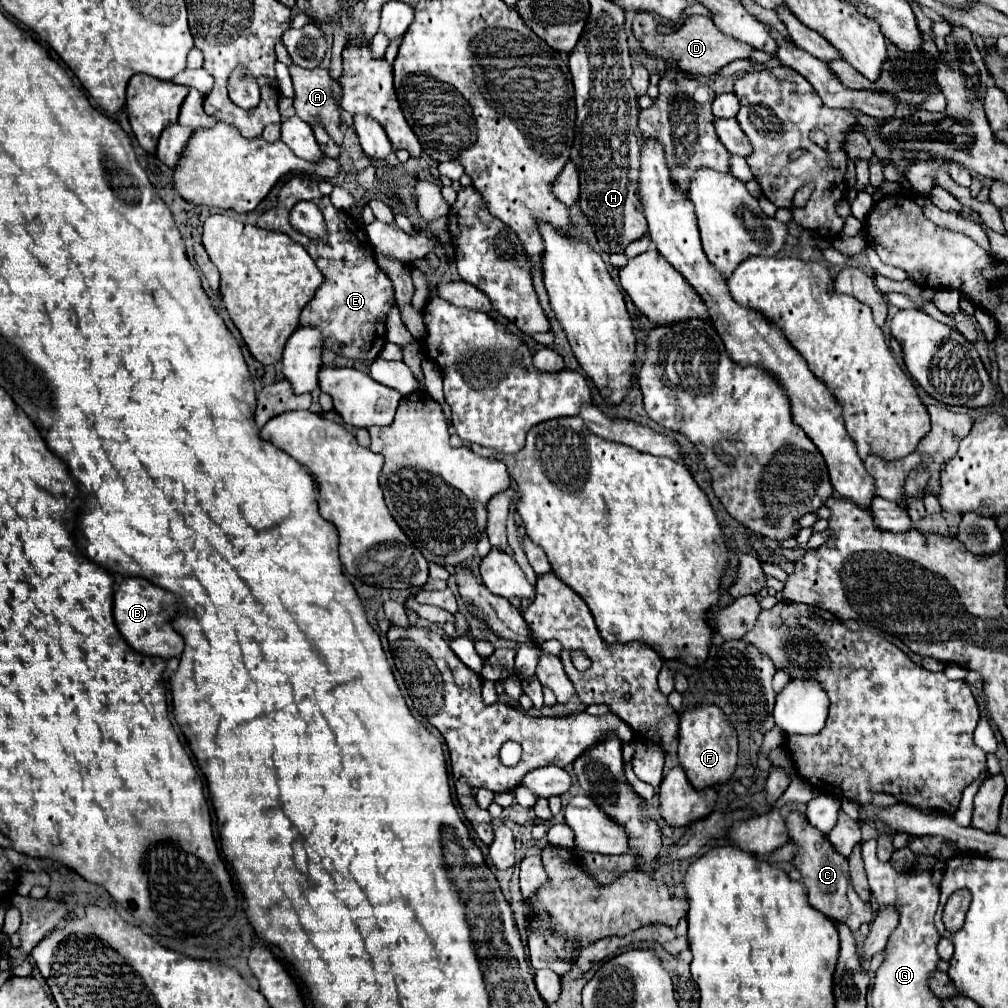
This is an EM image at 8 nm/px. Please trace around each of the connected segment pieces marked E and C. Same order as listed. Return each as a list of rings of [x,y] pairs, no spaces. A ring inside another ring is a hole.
[[[308,176],[290,178],[278,194],[276,210],[270,210],[268,214],[260,216],[258,226],[284,232],[292,240],[302,244],[324,274],[324,284],[318,288],[316,296],[302,310],[300,326],[318,328],[324,338],[324,348],[332,350],[334,354],[372,362],[386,344],[386,338],[382,338],[384,336],[382,326],[386,320],[388,306],[392,302],[394,288],[392,288],[390,278],[376,266],[374,250],[364,234],[364,228],[360,228],[358,222],[348,212],[334,208],[330,198],[318,190],[318,182],[308,180]],[[300,200],[312,200],[324,214],[326,228],[328,228],[328,236],[324,242],[310,240],[290,226],[288,214],[292,206]]]
[[[790,814],[788,820],[788,832],[792,842],[798,844],[798,852],[794,856],[794,866],[800,868],[802,872],[802,880],[808,888],[808,902],[812,908],[820,910],[822,914],[826,914],[830,920],[834,922],[844,922],[852,932],[858,932],[860,924],[864,922],[872,922],[874,914],[872,914],[872,906],[868,902],[862,902],[858,898],[858,894],[854,892],[850,878],[848,878],[848,860],[842,858],[832,846],[830,842],[826,842],[824,834],[818,832],[816,828],[812,828],[806,818],[802,818],[800,814]]]

